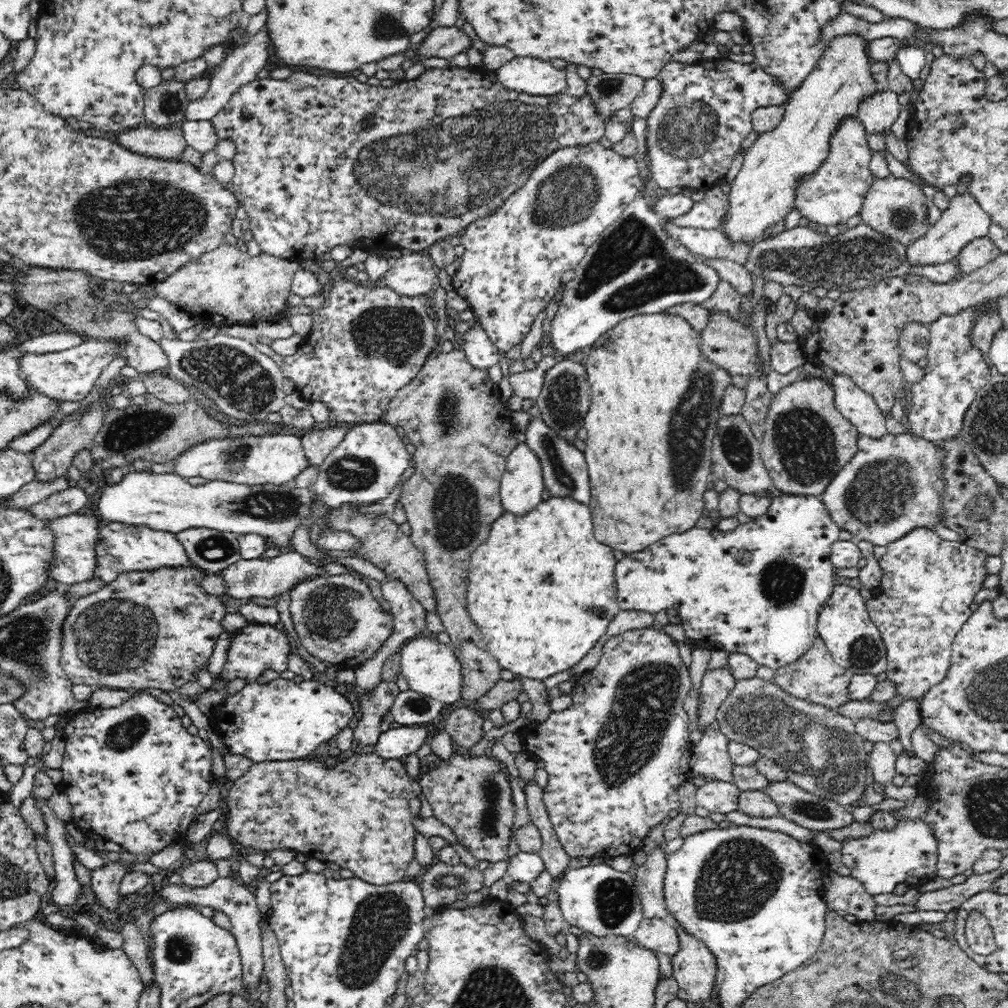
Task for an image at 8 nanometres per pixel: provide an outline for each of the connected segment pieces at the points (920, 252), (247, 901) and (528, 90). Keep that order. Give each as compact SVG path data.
M968 192L950 198L948 207L943 210L940 219L929 226L923 238L912 242L906 248L906 258L910 266L926 266L926 264L942 264L953 262L962 248L972 240L987 236L993 220L984 212L977 200Z
M218 877L212 884L203 887L192 887L184 883L172 884L164 882L161 891L155 892L156 898L165 898L171 905L198 905L210 906L215 910L224 912L231 920L232 931L235 936L239 953L241 956L242 972L242 986L246 987L248 993L258 994L258 983L260 977L263 975L263 946L262 935L258 923L261 921L261 914L256 907L256 897L252 892L252 887L243 883L239 884L231 877Z
M514 57L496 71L496 79L506 88L513 91L529 94L531 96L553 96L564 93L566 88L566 71L558 69L550 63L530 57Z

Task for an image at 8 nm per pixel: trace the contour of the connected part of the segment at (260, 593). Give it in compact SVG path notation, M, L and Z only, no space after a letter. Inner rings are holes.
M292 547L285 549L281 555L269 559L244 560L241 558L238 562L230 564L228 568L218 572L218 574L226 582L227 594L232 598L241 600L250 600L253 597L272 599L285 591L291 590L300 581L326 576L324 569L312 565L310 559L306 559L305 556Z

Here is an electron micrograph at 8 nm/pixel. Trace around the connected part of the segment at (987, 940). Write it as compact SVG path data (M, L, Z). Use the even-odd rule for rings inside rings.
M972 911L967 916L965 937L968 946L978 954L992 954L997 948L990 921L980 911Z

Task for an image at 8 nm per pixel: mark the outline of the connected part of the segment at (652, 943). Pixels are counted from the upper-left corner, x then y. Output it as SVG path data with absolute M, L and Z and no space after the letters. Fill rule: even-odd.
M672 918L642 919L634 932L637 942L656 953L672 956L679 949L679 938L675 929L676 921Z

